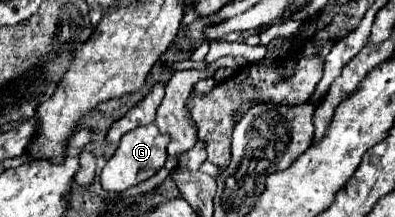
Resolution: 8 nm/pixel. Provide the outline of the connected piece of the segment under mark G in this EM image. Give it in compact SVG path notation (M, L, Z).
M154 124L148 126L140 126L136 130L130 130L118 144L116 154L106 162L102 174L100 174L100 182L102 188L106 192L124 192L130 186L136 186L144 180L148 180L150 176L154 176L166 162L168 154L166 154L166 146L168 146L168 136L160 134L158 128Z

